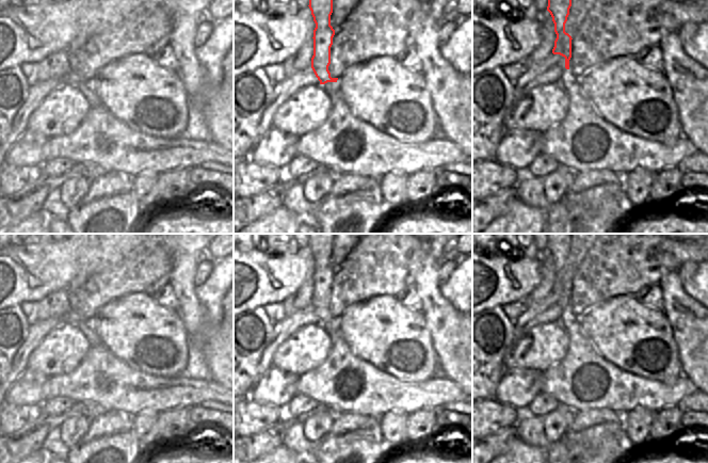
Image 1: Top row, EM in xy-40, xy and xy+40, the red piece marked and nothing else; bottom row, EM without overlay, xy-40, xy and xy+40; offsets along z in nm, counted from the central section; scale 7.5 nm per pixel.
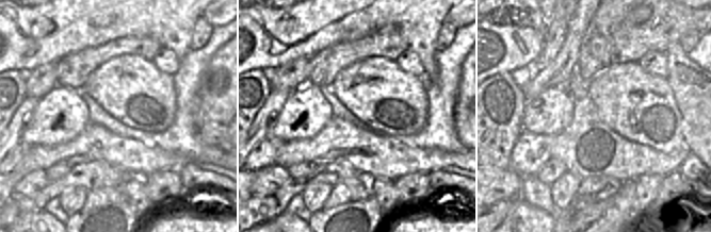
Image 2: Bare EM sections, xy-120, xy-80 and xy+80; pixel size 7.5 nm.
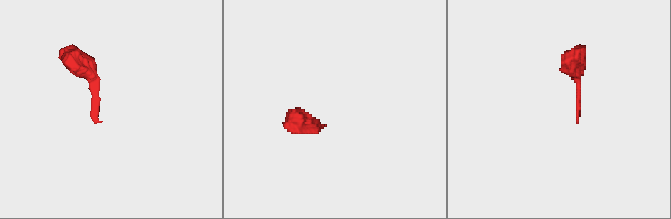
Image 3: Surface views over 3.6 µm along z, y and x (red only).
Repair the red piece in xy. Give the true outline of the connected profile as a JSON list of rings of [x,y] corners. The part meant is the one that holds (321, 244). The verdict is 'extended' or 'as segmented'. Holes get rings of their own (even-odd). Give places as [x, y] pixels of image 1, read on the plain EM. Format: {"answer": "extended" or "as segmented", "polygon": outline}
{"answer": "extended", "polygon": [[[307,234],[309,237],[309,248],[316,262],[313,269],[313,294],[311,297],[311,307],[331,337],[331,350],[326,358],[315,369],[299,377],[296,394],[302,394],[312,398],[318,404],[328,408],[335,415],[340,413],[357,413],[359,415],[370,415],[381,417],[389,411],[400,411],[407,415],[423,409],[441,409],[447,402],[468,402],[472,400],[456,383],[442,374],[438,374],[428,381],[415,383],[413,381],[402,381],[391,374],[387,374],[368,362],[357,357],[349,348],[348,344],[337,329],[338,317],[332,317],[328,309],[331,303],[331,286],[335,269],[331,265],[331,254],[333,252],[333,234]]]}

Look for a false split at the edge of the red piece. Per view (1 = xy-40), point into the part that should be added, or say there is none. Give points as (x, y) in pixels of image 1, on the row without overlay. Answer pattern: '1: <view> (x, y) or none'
1: none

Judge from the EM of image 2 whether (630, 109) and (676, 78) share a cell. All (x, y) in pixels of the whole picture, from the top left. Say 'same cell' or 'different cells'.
different cells

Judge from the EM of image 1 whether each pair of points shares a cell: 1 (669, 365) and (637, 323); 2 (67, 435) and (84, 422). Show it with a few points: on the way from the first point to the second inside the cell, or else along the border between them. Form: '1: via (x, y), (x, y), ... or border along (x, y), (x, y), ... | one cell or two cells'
1: via (670, 352), (670, 345), (665, 340), (649, 336) | one cell
2: via (71, 431), (80, 425) | one cell

